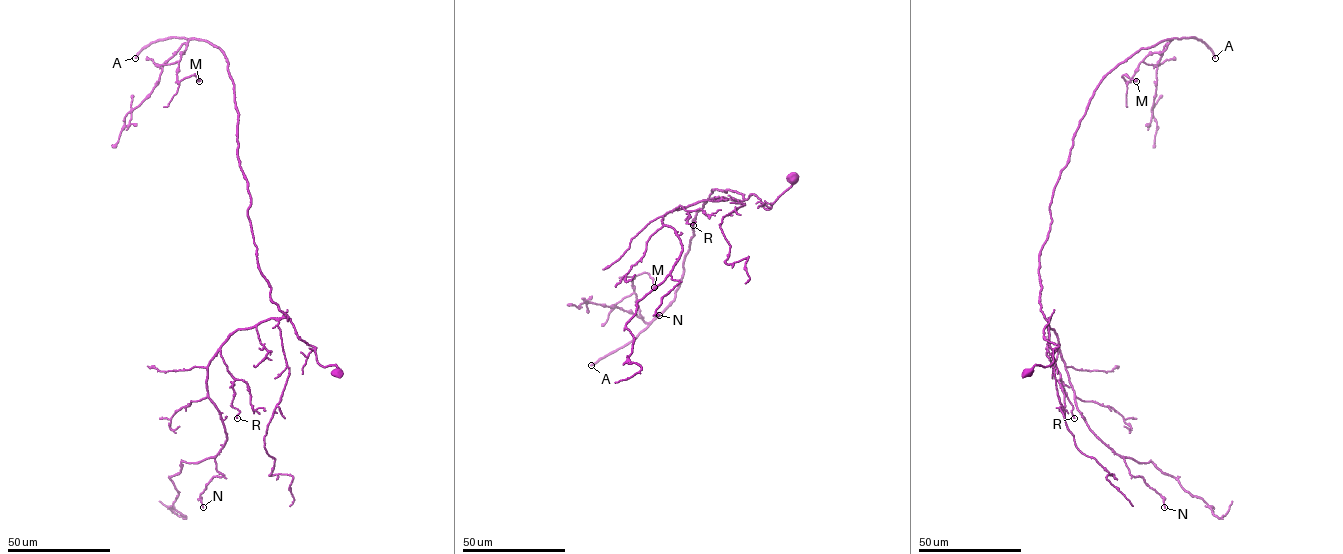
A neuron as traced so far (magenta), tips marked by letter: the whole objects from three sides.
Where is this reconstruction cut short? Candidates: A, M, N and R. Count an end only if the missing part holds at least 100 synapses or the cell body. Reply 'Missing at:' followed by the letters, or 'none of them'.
Missing at: A

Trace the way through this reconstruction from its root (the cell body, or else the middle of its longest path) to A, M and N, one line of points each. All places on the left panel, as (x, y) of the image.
A: (336, 372), (297, 336), (260, 269), (224, 53), (167, 37), (135, 58)
M: (336, 372), (317, 362), (270, 298), (248, 215), (227, 60), (190, 39), (177, 80), (199, 81)
N: (336, 372), (287, 318), (229, 336), (207, 367), (226, 440), (214, 457), (223, 476), (200, 495), (203, 507)

